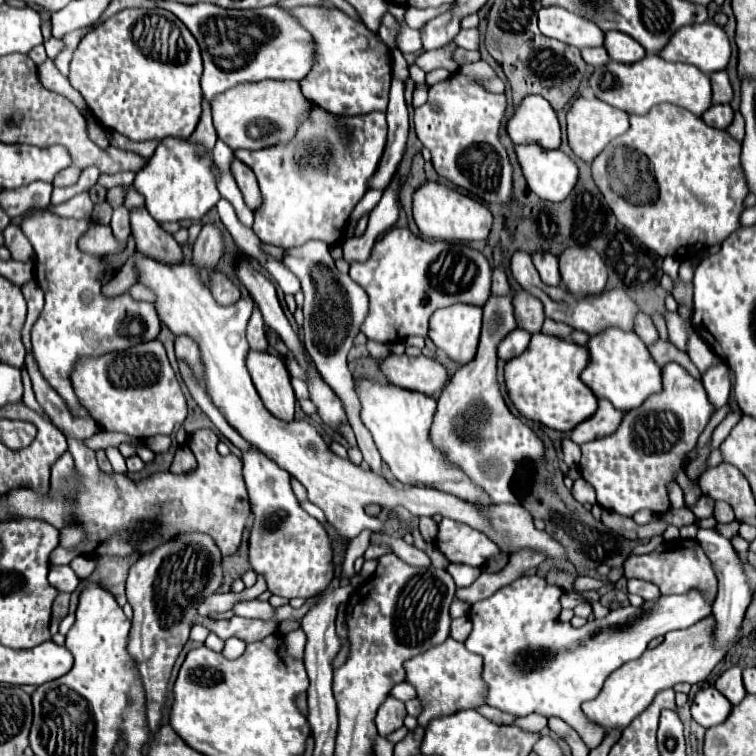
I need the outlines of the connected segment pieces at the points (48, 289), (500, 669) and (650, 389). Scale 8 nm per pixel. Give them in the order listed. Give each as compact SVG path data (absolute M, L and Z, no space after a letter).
M40 207L28 209L20 223L22 233L28 237L28 241L34 247L36 281L46 297L44 311L32 327L32 355L34 355L34 361L36 361L42 377L68 403L68 407L72 409L74 415L88 415L74 399L76 395L74 395L74 389L68 379L74 363L80 357L100 357L110 351L122 351L134 343L152 341L160 333L160 319L158 319L158 313L154 313L154 305L150 305L146 301L136 301L128 293L118 295L114 299L102 295L100 276L107 270L115 271L115 269L106 263L104 255L92 255L92 253L84 253L78 249L78 239L90 229L90 225L92 225L90 219L66 219L66 217L60 217L48 209L40 209Z
M530 575L512 581L486 601L472 605L470 621L474 627L464 645L468 651L482 655L482 681L488 685L486 705L480 705L476 711L500 725L510 725L516 717L530 713L544 715L546 719L560 717L594 749L602 743L602 729L582 717L580 705L602 691L612 671L642 657L654 637L698 623L712 613L712 607L692 589L684 595L660 595L654 601L644 601L636 609L628 605L610 611L604 619L592 619L592 623L576 629L570 623L558 621L562 594L560 587L548 585L538 575Z
M604 329L602 333L588 339L586 349L590 361L580 375L582 383L586 383L598 399L608 399L616 409L634 409L642 405L650 395L662 391L662 369L654 363L646 345L634 331Z

